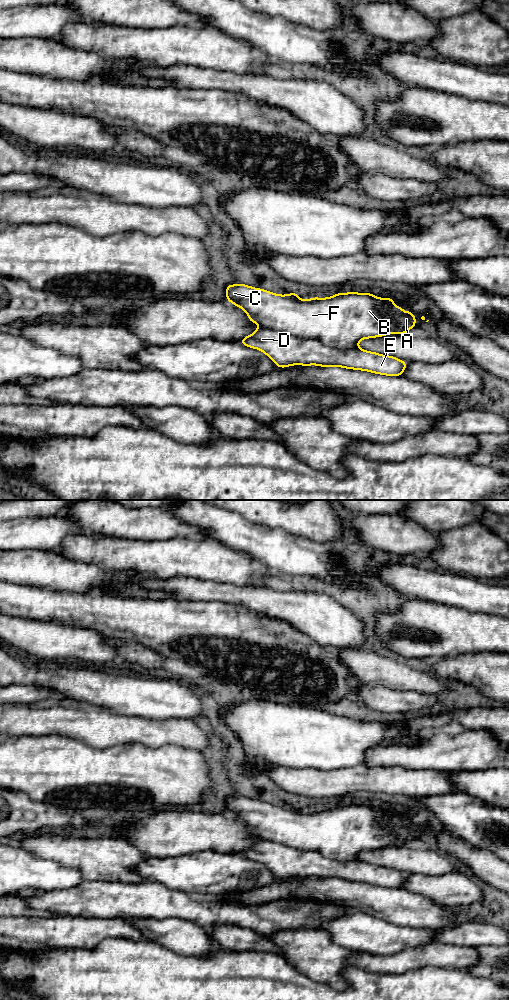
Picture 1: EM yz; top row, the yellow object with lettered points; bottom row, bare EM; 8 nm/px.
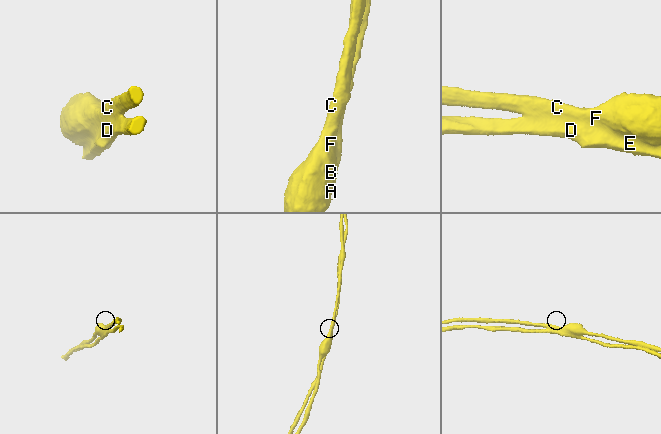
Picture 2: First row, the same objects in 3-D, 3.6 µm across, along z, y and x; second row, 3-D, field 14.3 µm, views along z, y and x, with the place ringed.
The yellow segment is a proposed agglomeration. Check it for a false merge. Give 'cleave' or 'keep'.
cleave

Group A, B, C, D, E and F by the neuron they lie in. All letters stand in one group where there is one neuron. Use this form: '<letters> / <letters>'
A B C F / D E

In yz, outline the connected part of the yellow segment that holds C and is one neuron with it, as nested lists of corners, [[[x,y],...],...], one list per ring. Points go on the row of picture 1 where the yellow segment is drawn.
[[[228,284],[226,287],[227,301],[242,308],[248,315],[248,319],[265,328],[272,328],[301,337],[314,338],[320,342],[341,350],[359,349],[358,342],[362,339],[382,337],[391,333],[406,334],[416,325],[416,318],[411,311],[404,312],[402,307],[395,306],[392,298],[375,297],[372,293],[337,293],[332,297],[323,299],[317,296],[302,300],[296,292],[287,295],[274,294],[260,288],[254,288],[245,284]]]

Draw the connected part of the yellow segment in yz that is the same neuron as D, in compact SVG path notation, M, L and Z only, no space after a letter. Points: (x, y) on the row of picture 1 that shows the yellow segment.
M260 327L239 343L265 353L277 367L317 365L402 376L408 362L362 349L341 350L318 339L301 338L281 330Z

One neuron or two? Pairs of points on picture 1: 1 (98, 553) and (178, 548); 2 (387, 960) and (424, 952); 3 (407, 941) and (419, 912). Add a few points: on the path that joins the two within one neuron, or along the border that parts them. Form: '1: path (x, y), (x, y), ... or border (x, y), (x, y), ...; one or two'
1: path (118, 553), (158, 553); one
2: path (396, 960), (415, 958); one
3: border (389, 922), (395, 925), (424, 927), (433, 930); two

